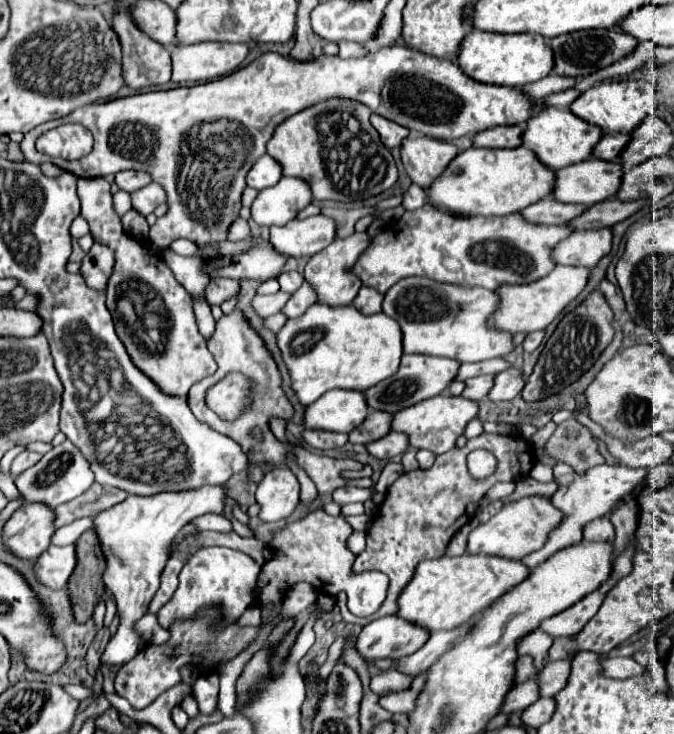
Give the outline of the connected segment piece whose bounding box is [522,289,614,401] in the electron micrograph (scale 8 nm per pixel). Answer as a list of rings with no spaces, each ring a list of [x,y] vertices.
[[[594,289],[576,309],[572,309],[566,317],[560,319],[552,337],[548,339],[546,347],[542,349],[532,375],[528,377],[528,381],[522,389],[522,397],[526,401],[544,399],[548,395],[562,391],[564,387],[574,383],[582,373],[586,373],[614,337],[612,317],[614,317],[614,313],[612,313],[606,297],[602,295],[600,289]]]

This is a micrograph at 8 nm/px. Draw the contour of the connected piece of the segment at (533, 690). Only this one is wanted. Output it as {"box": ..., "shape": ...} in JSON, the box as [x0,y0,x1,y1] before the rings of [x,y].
{"box":[500,677,538,715],"shape":[[[532,677],[530,681],[512,687],[512,691],[502,701],[500,713],[510,715],[514,711],[522,711],[524,707],[532,705],[536,699],[538,699],[538,687],[536,687],[536,677]]]}

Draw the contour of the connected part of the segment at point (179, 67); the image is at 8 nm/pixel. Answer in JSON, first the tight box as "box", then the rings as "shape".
{"box":[172,43,248,83],"shape":[[[194,43],[178,45],[172,51],[172,81],[174,83],[206,83],[228,73],[234,73],[248,47],[242,43]]]}

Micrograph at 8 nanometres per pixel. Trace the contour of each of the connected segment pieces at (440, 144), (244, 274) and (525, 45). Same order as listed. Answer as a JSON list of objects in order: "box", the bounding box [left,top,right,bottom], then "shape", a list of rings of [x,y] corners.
[{"box":[400,137,458,187],"shape":[[[406,137],[400,145],[400,153],[412,183],[428,187],[428,183],[444,171],[444,165],[456,157],[458,147],[454,143],[430,137]]]},{"box":[202,237,288,281],"shape":[[[250,237],[250,241],[252,245],[248,251],[242,251],[238,255],[218,255],[206,259],[202,265],[204,273],[210,279],[216,277],[228,277],[236,281],[276,279],[288,261],[288,255],[278,253],[268,239]]]},{"box":[458,31,554,85],"shape":[[[472,31],[466,35],[466,43],[460,51],[458,65],[468,73],[468,77],[492,85],[510,85],[512,81],[520,81],[518,85],[534,83],[550,75],[554,67],[552,49],[546,39],[538,33],[488,33],[488,31]]]}]

